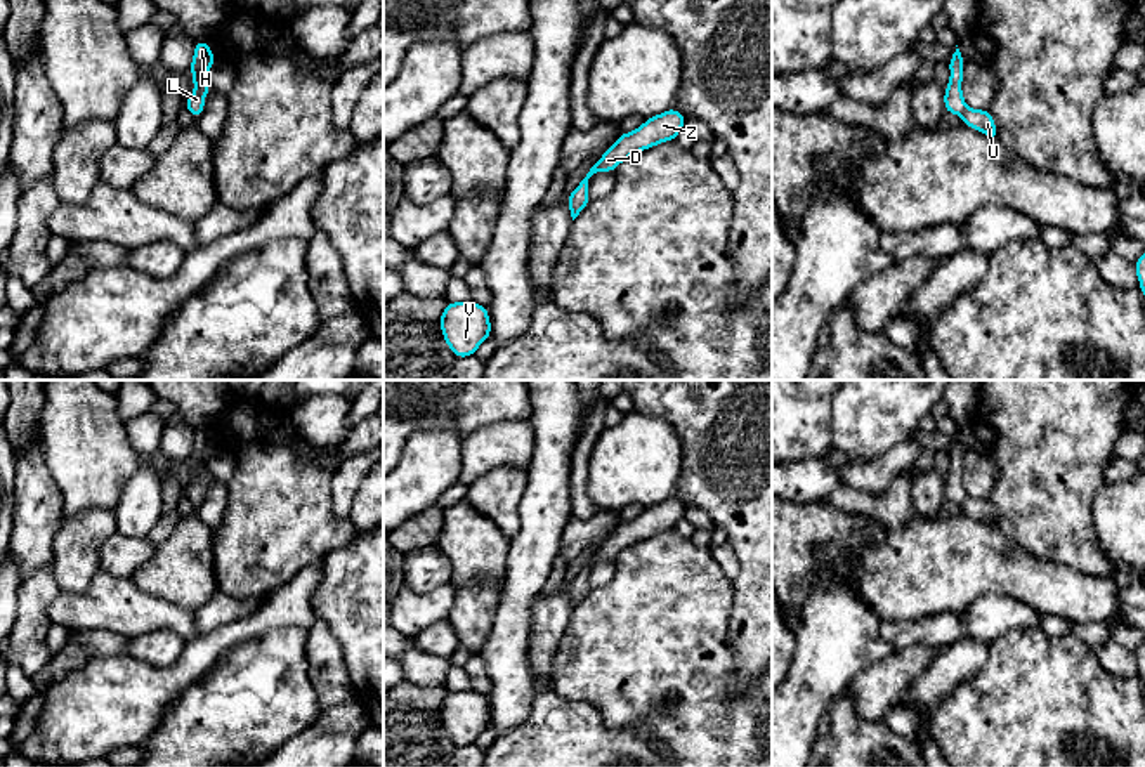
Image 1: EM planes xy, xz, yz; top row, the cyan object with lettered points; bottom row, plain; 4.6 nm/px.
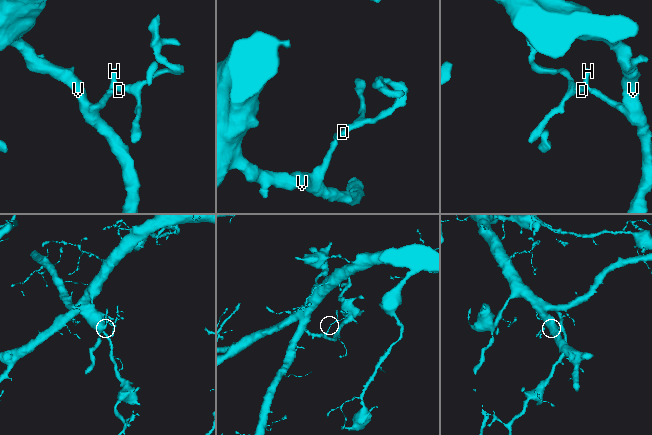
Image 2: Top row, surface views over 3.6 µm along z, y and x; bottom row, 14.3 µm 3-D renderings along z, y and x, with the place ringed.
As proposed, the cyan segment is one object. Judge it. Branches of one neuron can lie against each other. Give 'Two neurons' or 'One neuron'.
One neuron

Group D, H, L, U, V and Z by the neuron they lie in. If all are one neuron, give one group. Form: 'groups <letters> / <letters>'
groups D H L U V Z

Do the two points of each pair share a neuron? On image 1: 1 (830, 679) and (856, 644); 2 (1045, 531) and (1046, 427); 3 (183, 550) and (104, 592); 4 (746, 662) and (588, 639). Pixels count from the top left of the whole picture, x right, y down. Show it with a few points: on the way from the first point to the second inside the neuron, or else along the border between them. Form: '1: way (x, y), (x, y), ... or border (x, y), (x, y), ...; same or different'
1: way (830, 670), (847, 653); same
2: way (1045, 505), (1046, 453); same
3: border (130, 576), (143, 590), (165, 599); different
4: border (727, 620), (734, 658), (731, 688), (743, 691); different

